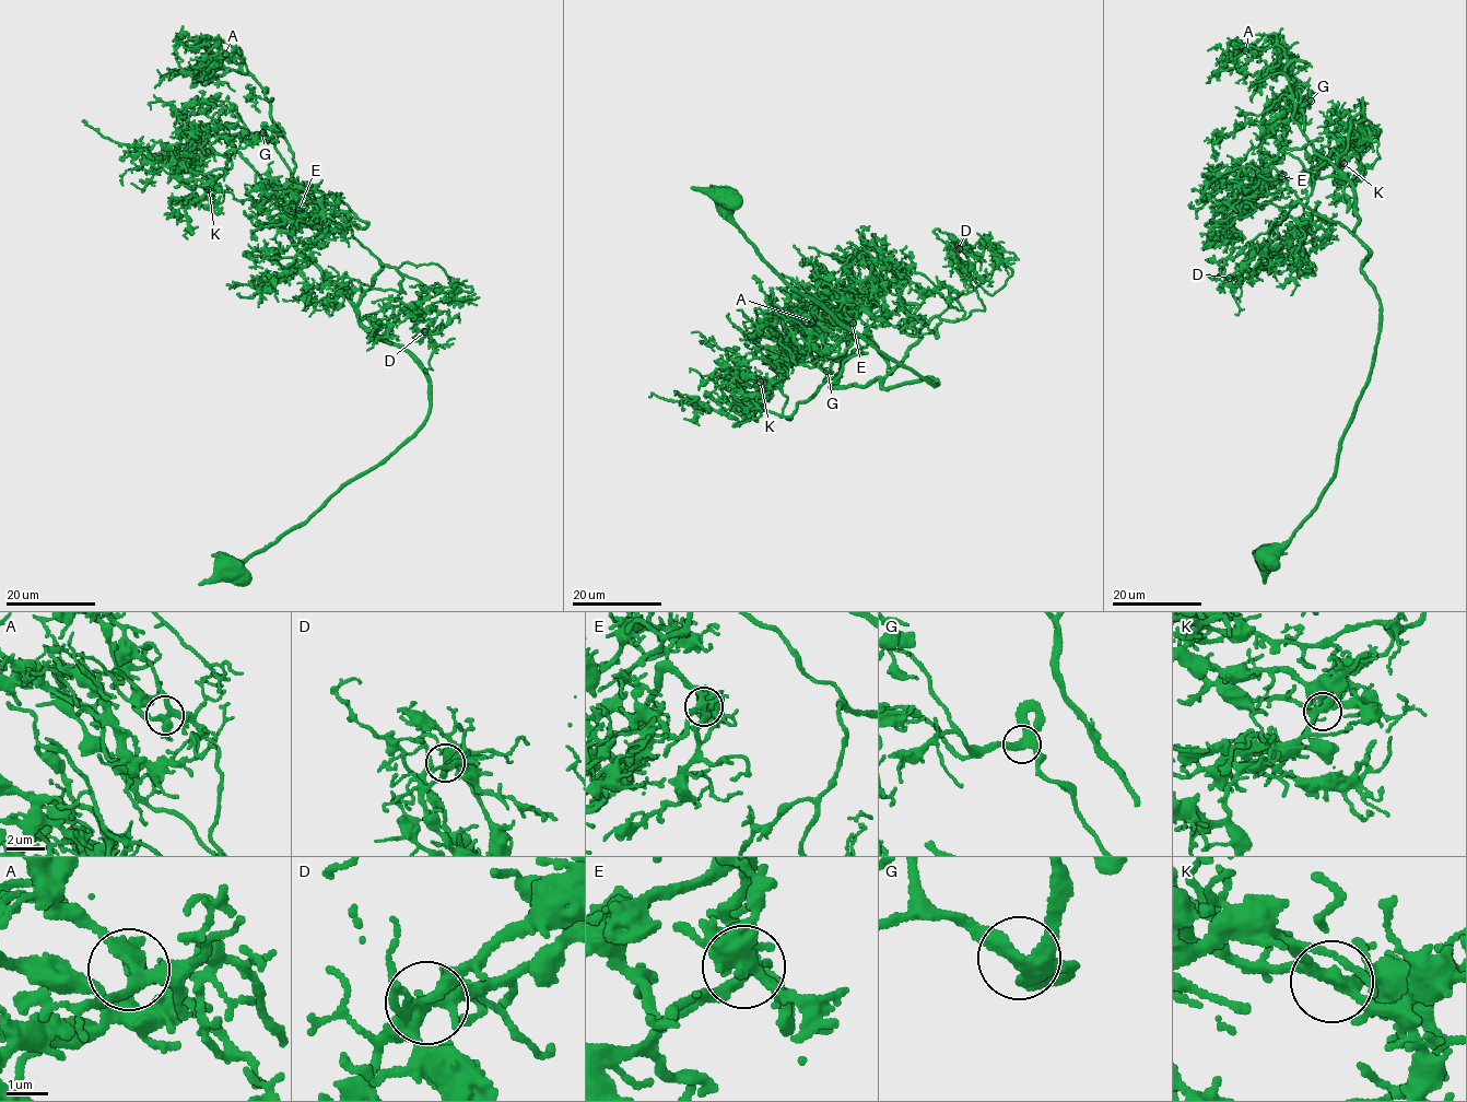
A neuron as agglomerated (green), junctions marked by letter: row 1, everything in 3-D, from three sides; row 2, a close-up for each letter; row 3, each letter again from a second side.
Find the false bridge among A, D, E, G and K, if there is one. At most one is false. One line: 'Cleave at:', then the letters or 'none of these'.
Cleave at: none of these

